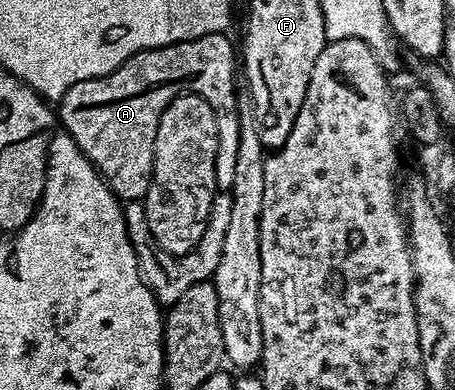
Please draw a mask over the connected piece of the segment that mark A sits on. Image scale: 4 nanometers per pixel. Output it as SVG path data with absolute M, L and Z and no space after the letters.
M214 32L160 48L147 48L130 56L107 76L77 82L77 86L70 88L58 101L59 123L120 201L139 202L144 199L154 170L154 139L159 119L166 107L183 93L203 96L216 112L220 128L216 186L219 190L230 190L233 186L241 130L235 88L237 48L231 45L229 37Z

